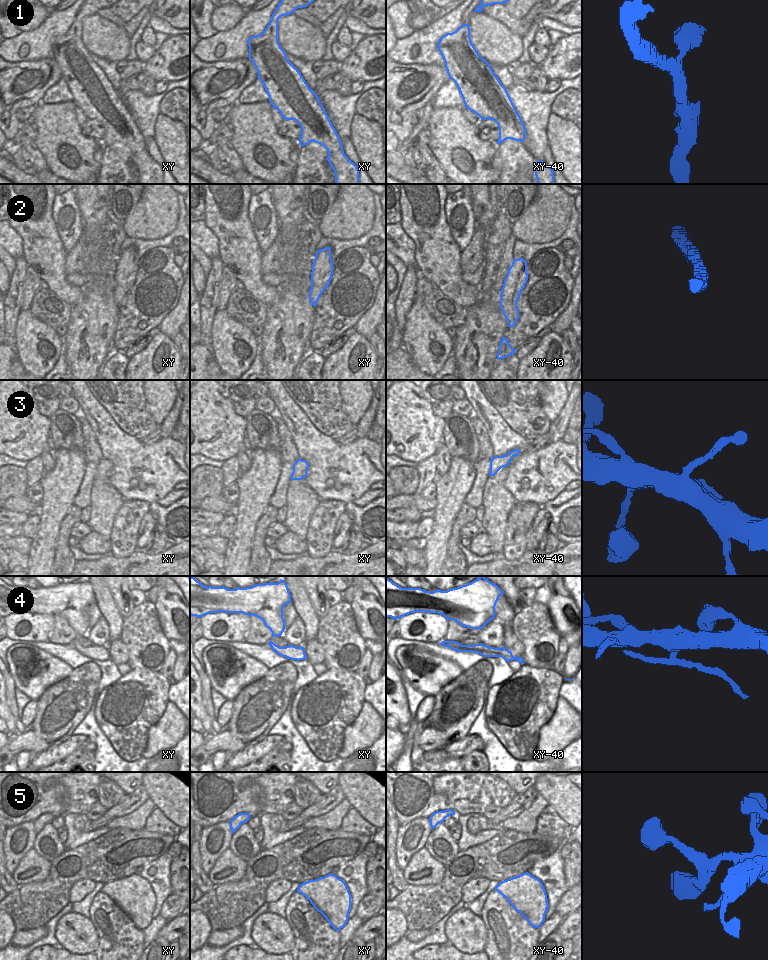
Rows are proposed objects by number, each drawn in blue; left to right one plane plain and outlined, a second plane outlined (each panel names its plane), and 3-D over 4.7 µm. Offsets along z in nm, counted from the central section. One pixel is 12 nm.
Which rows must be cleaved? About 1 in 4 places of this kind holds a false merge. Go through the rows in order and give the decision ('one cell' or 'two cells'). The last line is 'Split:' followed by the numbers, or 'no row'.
1: one cell
2: one cell
3: one cell
4: two cells
5: one cell
Split: 4

